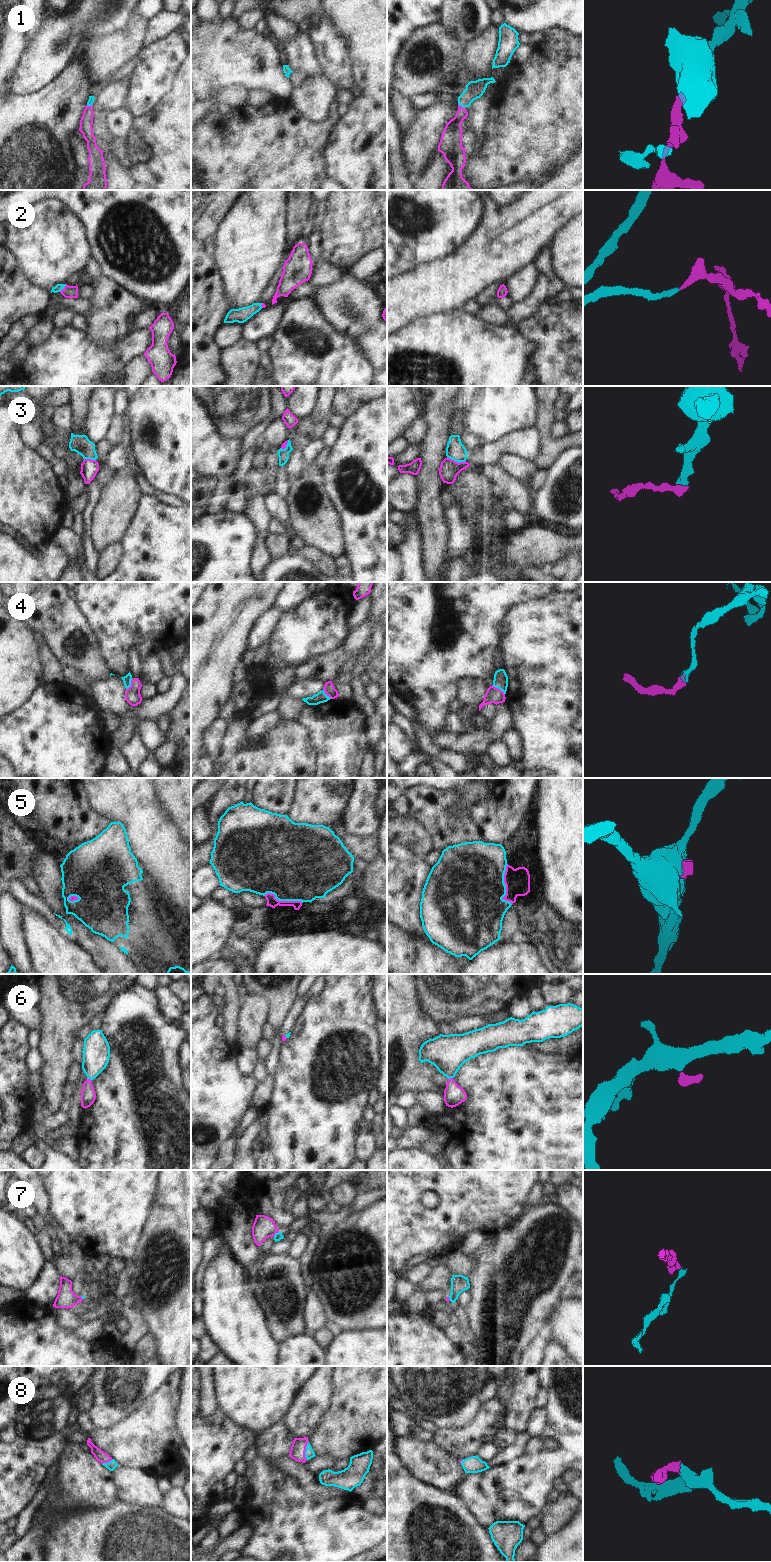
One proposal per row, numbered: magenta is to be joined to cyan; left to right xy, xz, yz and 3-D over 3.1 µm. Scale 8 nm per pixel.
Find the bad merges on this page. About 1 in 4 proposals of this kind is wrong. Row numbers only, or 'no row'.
3, 7

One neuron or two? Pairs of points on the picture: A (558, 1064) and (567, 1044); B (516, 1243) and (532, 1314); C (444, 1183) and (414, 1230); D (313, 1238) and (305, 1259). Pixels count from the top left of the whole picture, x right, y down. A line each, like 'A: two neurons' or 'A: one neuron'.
A: two neurons
B: one neuron
C: one neuron
D: one neuron

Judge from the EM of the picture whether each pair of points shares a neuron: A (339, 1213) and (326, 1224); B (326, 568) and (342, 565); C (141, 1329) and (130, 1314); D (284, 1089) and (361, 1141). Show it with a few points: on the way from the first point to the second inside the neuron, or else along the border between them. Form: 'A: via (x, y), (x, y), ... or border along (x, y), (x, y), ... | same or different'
A: via (336, 1215), (329, 1221) | same
B: border along (335, 558), (334, 571) | different
C: via (137, 1325), (134, 1318) | same
D: border along (362, 1120), (356, 1137), (355, 1159) | different

